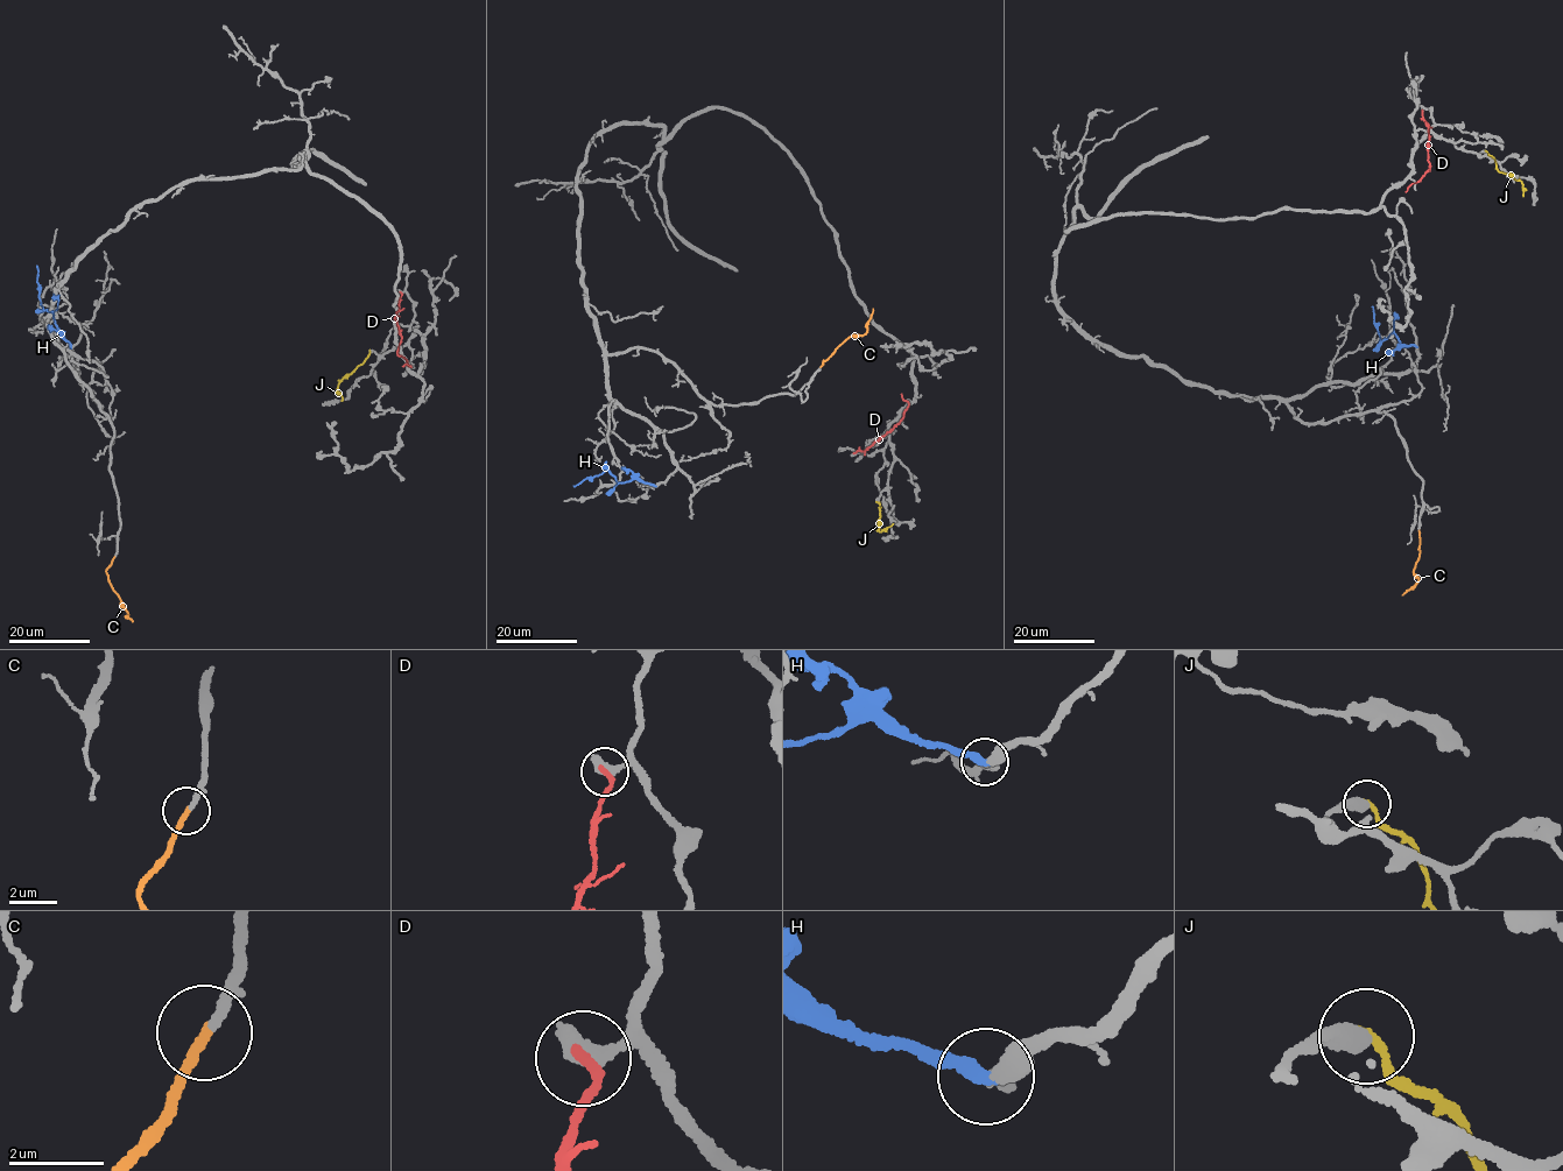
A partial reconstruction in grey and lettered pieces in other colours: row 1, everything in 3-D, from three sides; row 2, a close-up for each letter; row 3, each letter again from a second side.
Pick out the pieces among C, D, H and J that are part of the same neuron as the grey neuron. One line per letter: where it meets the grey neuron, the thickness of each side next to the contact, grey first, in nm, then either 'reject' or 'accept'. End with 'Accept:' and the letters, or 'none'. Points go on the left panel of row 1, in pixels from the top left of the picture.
C: contact (114, 557); calibres 220 and 200 nm; accept
D: contact (401, 293); calibres 460 and 220 nm; reject
H: contact (70, 347); calibres 360 and 320 nm; reject
J: contact (370, 351); calibres 440 and 180 nm; reject
Accept: C

